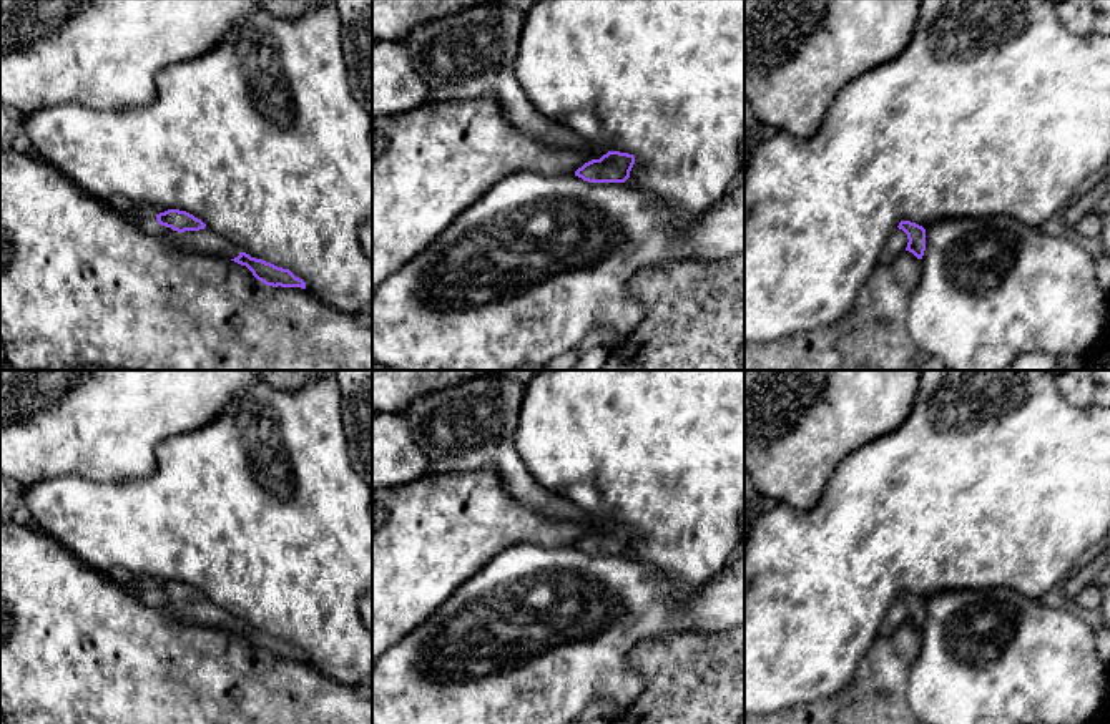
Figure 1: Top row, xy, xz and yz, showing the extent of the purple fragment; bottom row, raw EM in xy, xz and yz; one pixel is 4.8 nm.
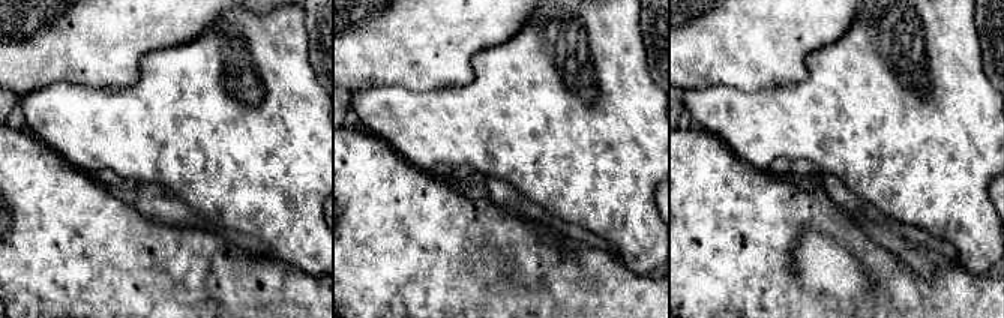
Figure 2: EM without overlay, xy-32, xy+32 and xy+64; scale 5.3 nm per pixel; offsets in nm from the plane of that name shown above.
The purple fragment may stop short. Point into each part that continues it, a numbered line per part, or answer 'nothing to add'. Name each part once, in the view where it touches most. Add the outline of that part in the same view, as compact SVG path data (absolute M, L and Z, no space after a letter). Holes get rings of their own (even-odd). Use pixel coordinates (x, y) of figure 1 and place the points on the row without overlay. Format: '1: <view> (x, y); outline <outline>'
1: xy (203, 613); outline M150 588L150 598L163 606L166 611L176 614L183 623L193 623L214 629L229 629L234 631L239 628L239 621L233 618L228 611L214 606L208 599L199 603L184 603L178 604L171 599L161 598L156 588Z

